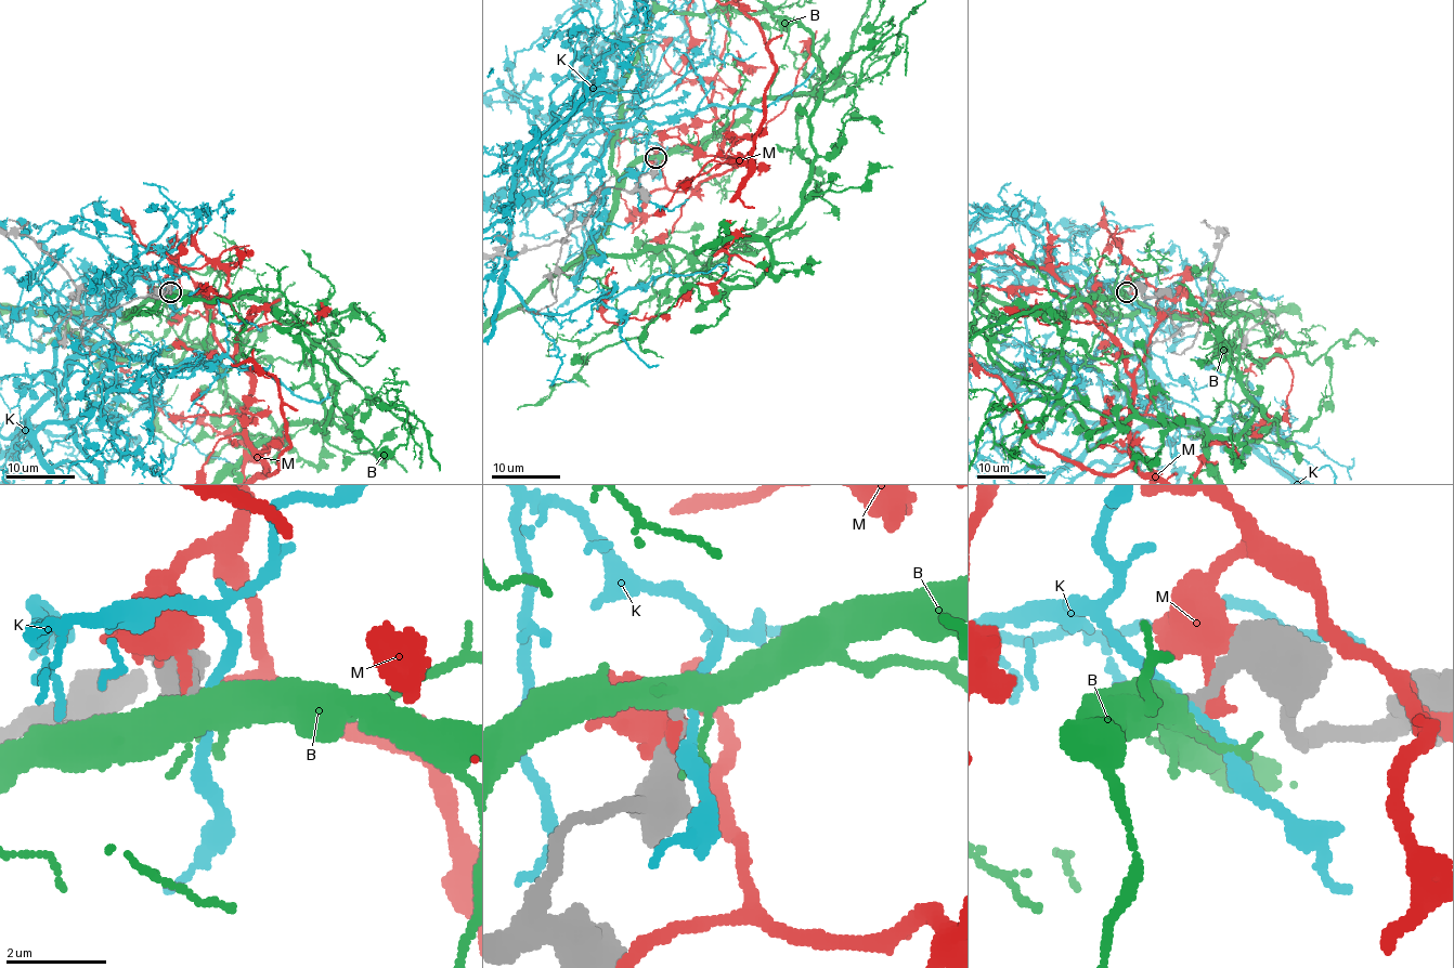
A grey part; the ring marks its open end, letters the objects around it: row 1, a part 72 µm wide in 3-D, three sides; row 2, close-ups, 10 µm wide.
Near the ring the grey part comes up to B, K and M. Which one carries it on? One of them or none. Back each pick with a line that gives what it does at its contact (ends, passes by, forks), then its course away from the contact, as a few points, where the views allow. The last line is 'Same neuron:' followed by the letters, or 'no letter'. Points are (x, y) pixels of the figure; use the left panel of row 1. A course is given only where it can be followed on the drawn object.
Same neuron: no letter

